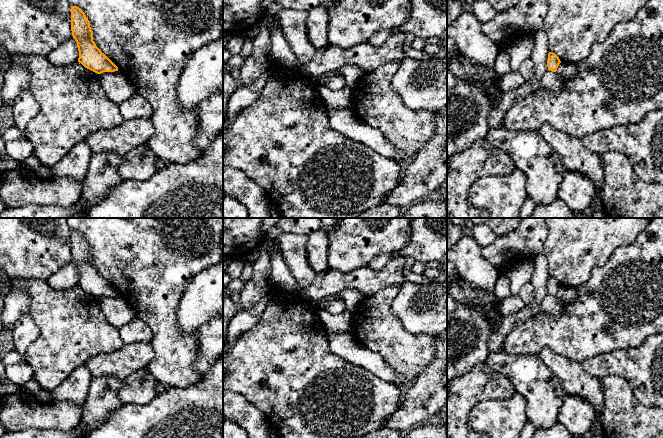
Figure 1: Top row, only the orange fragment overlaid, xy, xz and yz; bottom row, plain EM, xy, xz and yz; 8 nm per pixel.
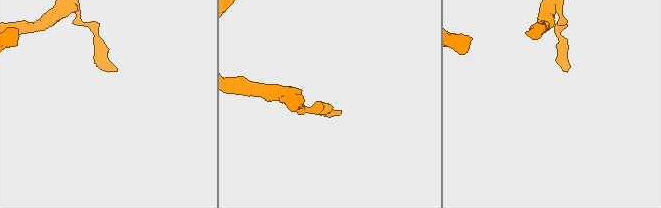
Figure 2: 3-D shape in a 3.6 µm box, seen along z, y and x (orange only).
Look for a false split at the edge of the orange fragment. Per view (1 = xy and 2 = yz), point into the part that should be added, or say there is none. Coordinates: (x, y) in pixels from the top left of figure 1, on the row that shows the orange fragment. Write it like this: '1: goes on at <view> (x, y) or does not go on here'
1: does not go on here
2: does not go on here

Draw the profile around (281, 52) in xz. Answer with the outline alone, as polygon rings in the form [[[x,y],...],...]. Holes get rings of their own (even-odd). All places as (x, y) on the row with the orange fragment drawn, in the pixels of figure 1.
[[[274,27],[271,31],[273,61],[281,64],[288,70],[299,71],[302,64],[297,60],[291,50],[281,28]]]

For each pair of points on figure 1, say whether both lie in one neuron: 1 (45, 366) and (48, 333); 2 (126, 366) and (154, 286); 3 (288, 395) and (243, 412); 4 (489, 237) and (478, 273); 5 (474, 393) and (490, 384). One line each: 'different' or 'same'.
1: same
2: different
3: different
4: different
5: same

